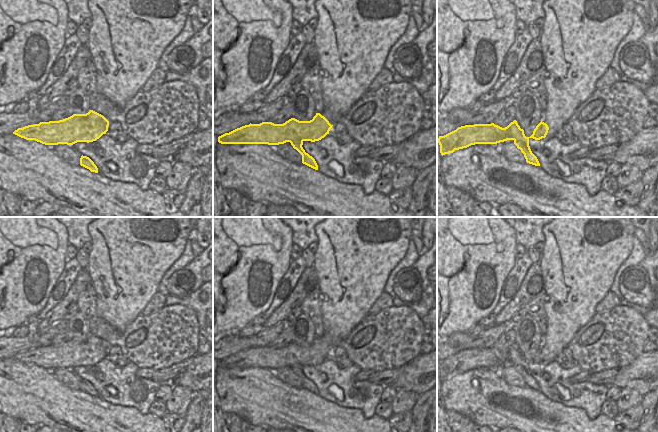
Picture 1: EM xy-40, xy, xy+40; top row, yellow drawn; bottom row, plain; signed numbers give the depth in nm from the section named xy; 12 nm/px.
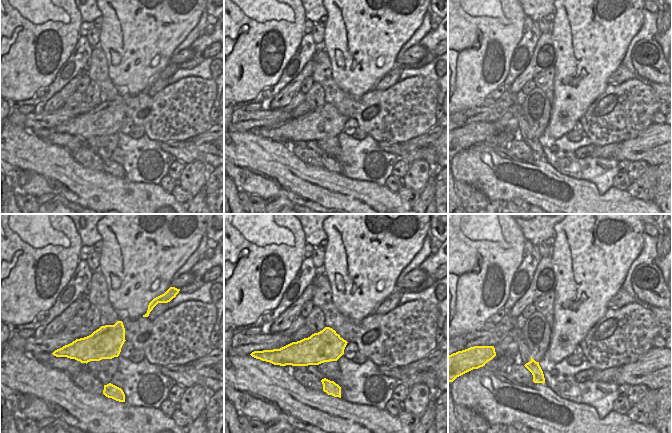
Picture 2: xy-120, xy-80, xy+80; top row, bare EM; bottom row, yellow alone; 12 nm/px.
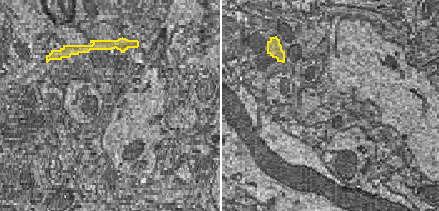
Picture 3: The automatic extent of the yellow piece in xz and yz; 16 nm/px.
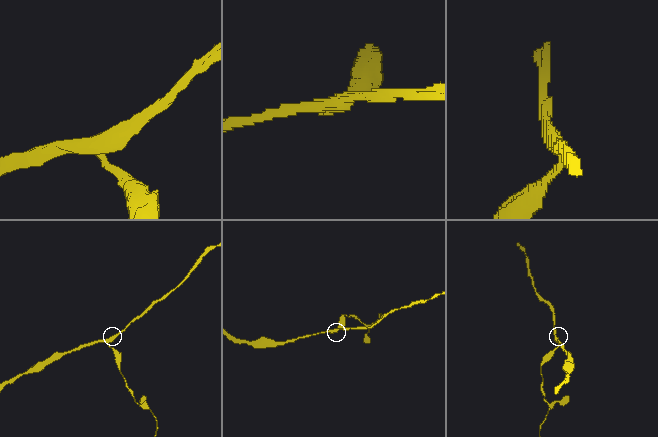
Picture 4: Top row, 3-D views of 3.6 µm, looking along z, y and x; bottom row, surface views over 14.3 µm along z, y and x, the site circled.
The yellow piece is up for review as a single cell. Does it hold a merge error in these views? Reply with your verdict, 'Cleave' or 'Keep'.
Cleave

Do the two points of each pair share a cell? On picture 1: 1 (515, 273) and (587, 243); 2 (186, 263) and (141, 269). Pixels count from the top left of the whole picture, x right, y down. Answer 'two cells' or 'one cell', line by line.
1: two cells
2: two cells

